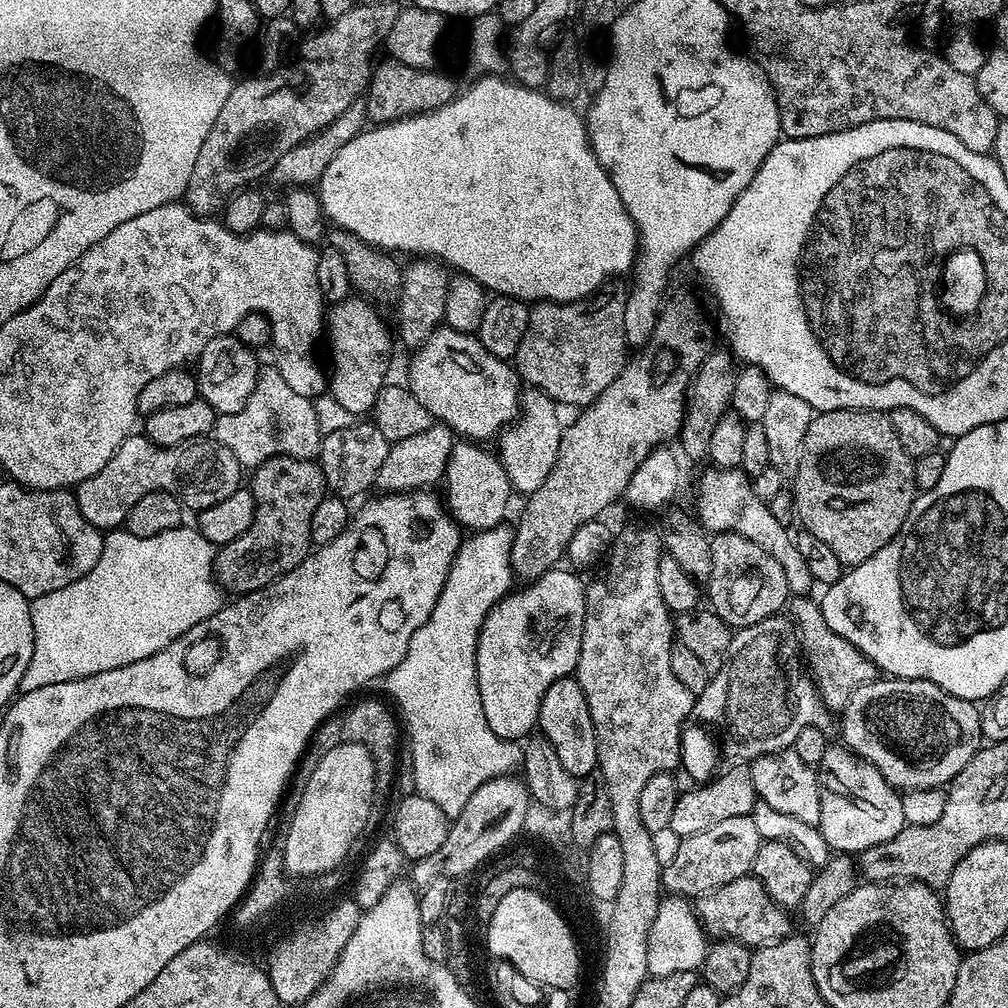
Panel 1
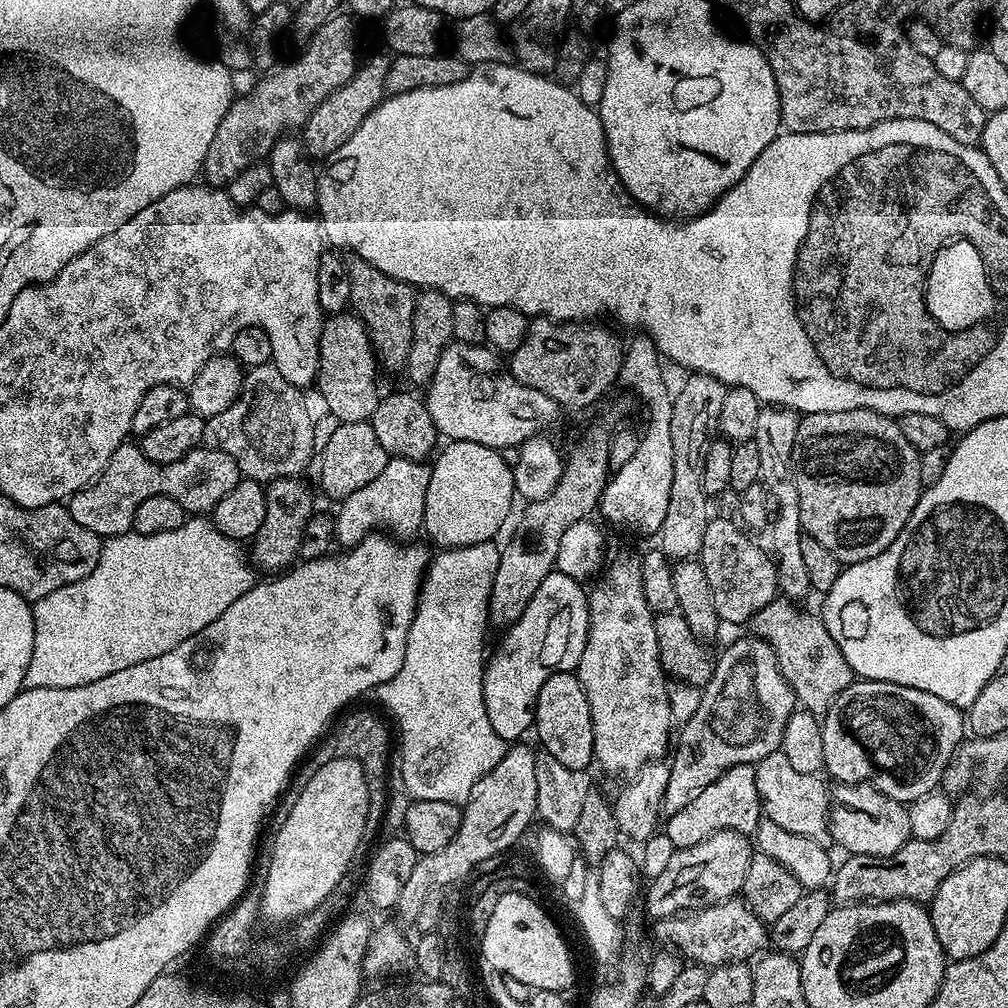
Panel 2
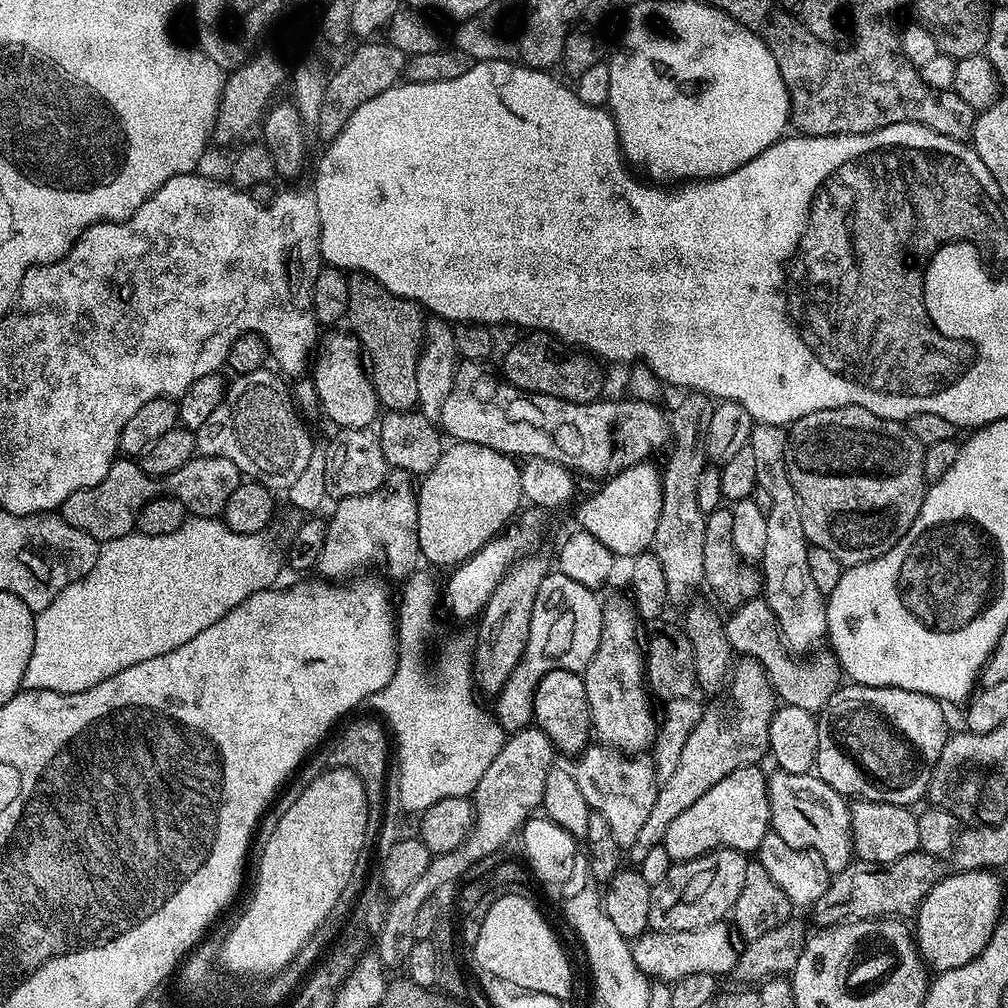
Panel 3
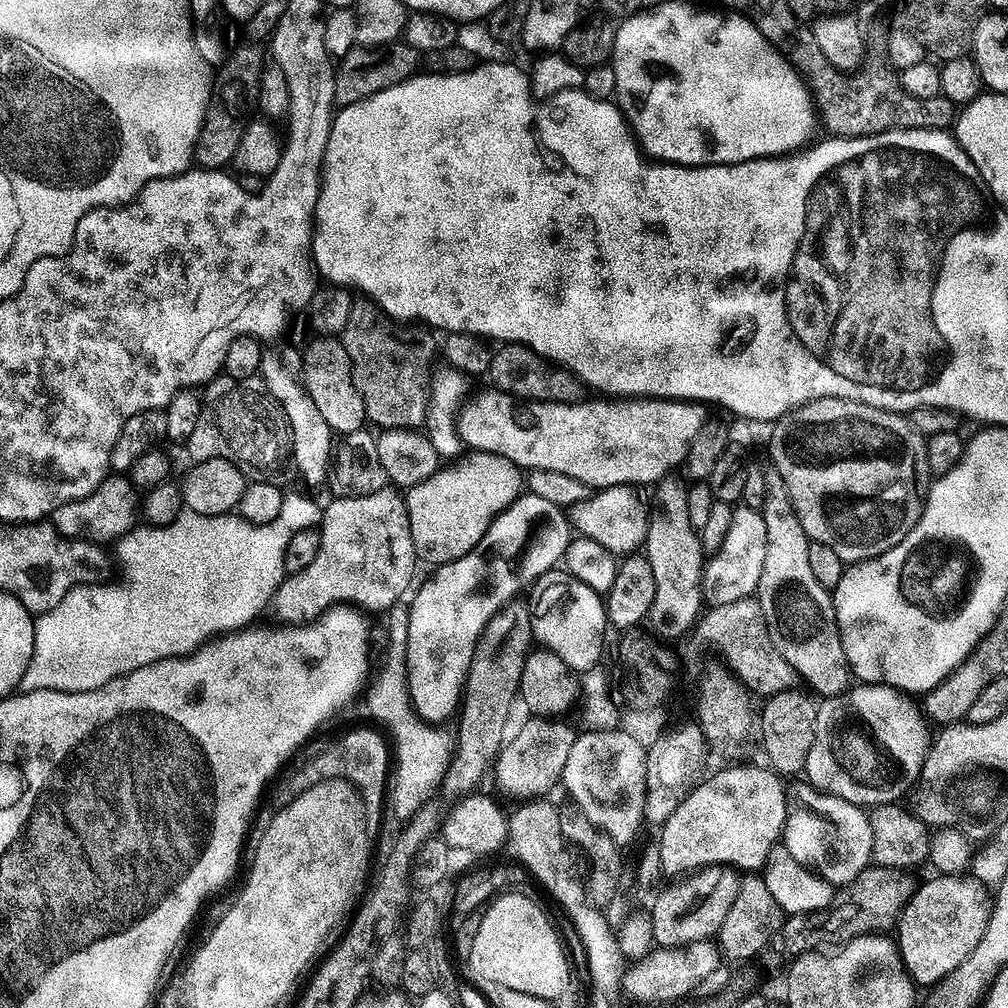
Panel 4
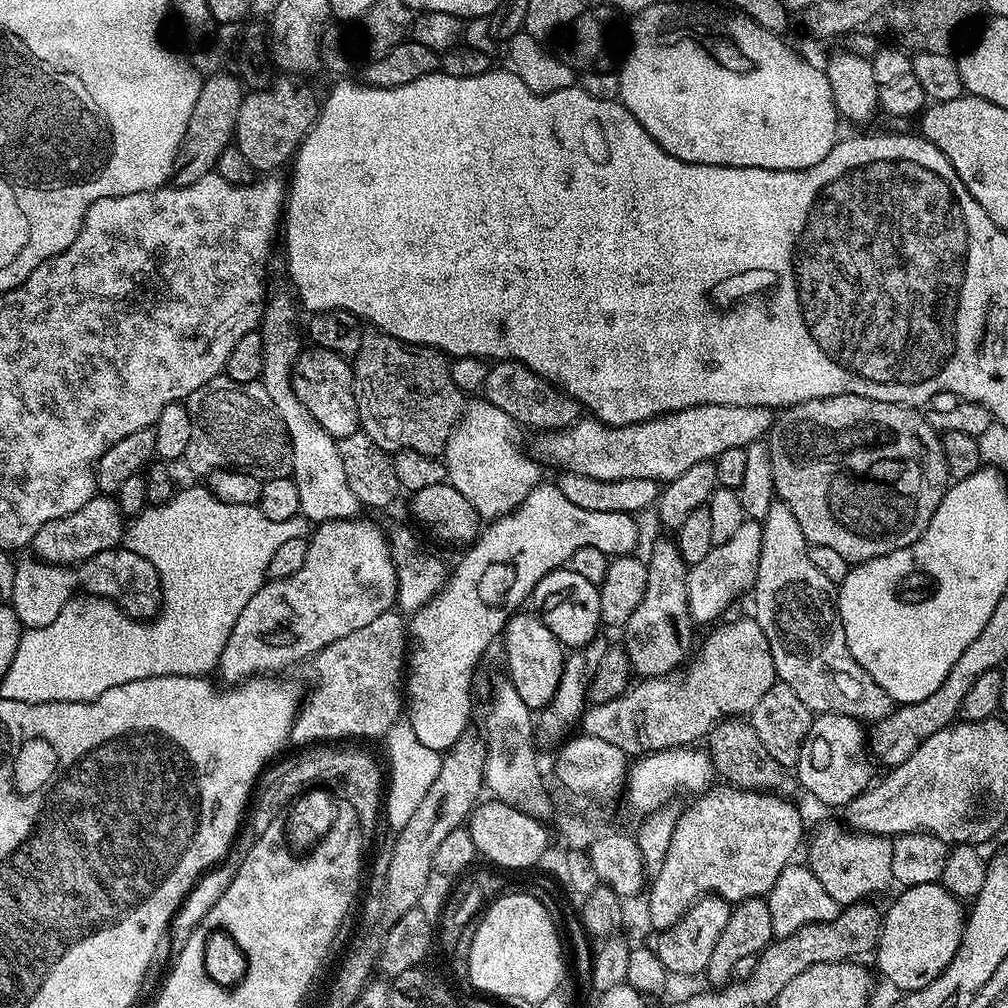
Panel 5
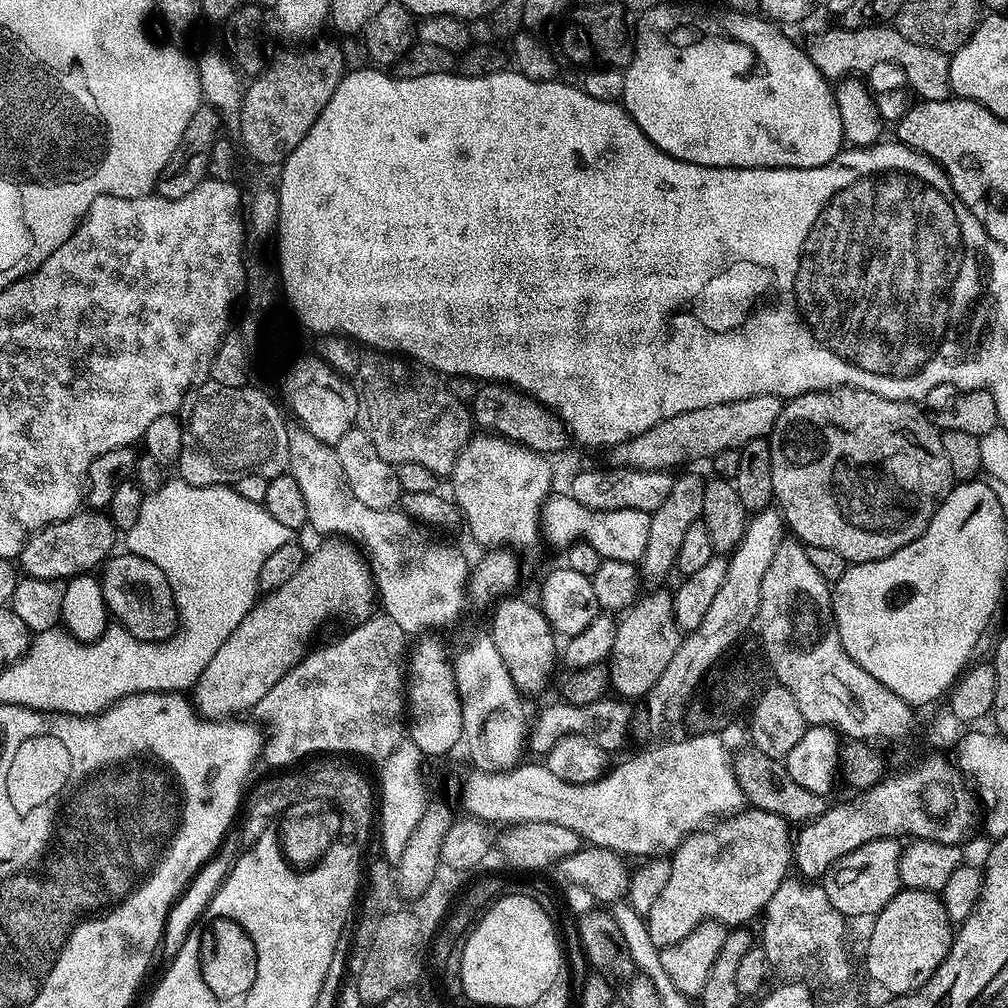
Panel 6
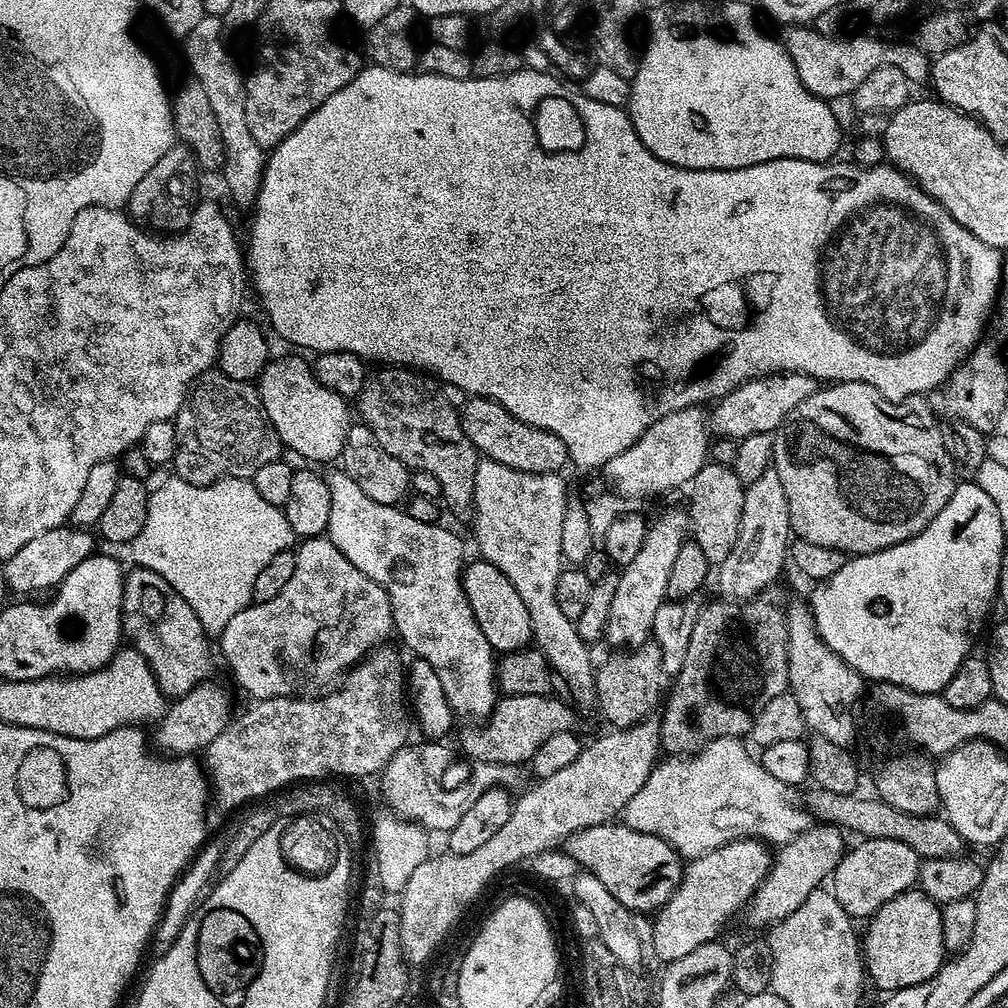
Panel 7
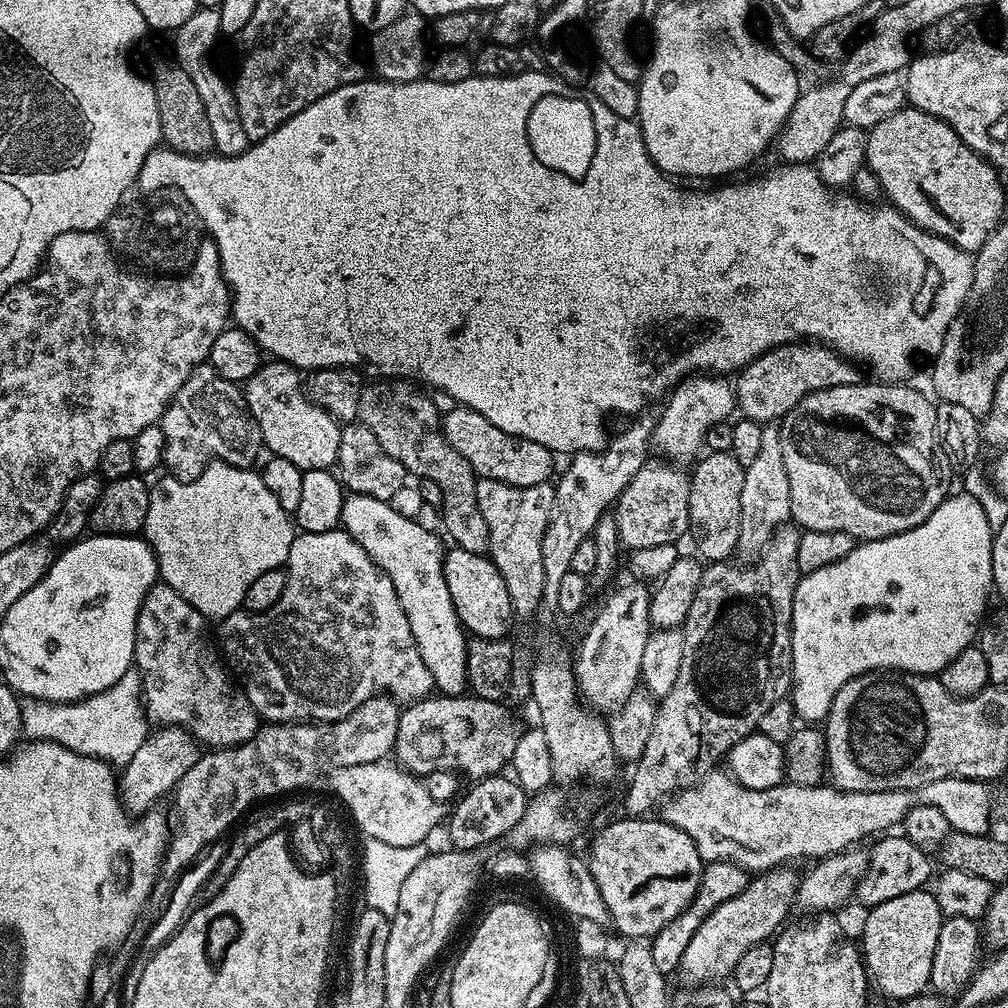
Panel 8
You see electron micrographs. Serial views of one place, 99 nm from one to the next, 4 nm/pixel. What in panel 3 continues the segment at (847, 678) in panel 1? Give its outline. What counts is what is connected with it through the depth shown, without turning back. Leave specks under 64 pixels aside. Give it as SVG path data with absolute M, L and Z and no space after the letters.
M762 598L747 600L745 604L731 609L730 615L725 619L724 629L733 653L756 660L772 683L773 692L782 698L783 703L790 706L823 706L832 697L838 687L837 669L827 668L824 664L799 664L796 661L799 659L790 654L782 643L776 626L776 616L767 602Z

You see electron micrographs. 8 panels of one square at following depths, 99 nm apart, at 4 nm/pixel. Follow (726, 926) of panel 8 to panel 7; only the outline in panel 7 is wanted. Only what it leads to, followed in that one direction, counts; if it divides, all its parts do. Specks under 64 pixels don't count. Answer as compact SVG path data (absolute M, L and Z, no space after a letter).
M820 822L817 825L817 828L816 825L809 826L802 834L790 838L790 842L775 849L771 870L746 905L750 927L767 929L782 918L794 914L794 910L806 902L809 894L831 877L846 851L845 833L830 824Z

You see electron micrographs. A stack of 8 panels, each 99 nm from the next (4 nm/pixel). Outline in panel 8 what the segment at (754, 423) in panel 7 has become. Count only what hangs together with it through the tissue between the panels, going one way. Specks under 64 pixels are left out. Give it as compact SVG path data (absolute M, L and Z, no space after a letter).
M793 342L769 348L757 360L740 369L734 380L736 403L743 419L755 420L763 426L783 421L784 415L802 398L830 386L861 383L861 369L848 357L832 351L819 342Z

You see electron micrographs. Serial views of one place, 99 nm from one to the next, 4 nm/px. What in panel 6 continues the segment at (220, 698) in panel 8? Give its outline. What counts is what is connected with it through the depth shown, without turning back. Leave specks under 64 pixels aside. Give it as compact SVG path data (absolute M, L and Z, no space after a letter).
M127 550L121 552L121 556L113 555L102 568L104 601L109 613L115 619L117 616L120 619L117 620L119 627L134 634L134 638L155 644L171 639L178 627L178 617L174 594L170 590L166 574L162 574L162 570L154 566L154 562L146 562L146 558L138 558Z

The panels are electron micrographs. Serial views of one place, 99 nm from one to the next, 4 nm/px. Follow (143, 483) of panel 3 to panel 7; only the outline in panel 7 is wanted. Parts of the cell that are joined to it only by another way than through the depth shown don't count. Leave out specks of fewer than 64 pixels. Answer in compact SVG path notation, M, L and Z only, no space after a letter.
M65 526L46 530L46 534L37 534L30 538L22 550L10 554L8 560L3 561L4 580L16 592L44 592L55 589L78 566L86 562L97 551L98 540L87 528L74 528Z

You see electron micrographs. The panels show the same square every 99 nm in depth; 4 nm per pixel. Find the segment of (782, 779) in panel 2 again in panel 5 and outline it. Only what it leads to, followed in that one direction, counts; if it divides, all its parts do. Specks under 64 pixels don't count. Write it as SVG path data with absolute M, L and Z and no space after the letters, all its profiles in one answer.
M824 824L812 836L812 845L808 848L807 863L812 873L826 886L826 894L834 898L834 902L841 906L859 904L869 898L876 898L879 892L884 892L892 879L892 840L886 836L868 836L865 832L854 832L847 827L836 824Z

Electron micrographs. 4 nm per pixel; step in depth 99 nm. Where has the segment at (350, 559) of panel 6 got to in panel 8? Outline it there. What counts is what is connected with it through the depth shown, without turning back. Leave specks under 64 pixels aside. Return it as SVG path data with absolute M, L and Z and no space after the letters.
M160 726L155 729L145 740L142 746L138 746L134 758L130 758L128 764L123 765L118 776L118 795L125 813L144 812L152 808L156 800L171 793L176 784L194 766L198 755L198 748L182 728Z

